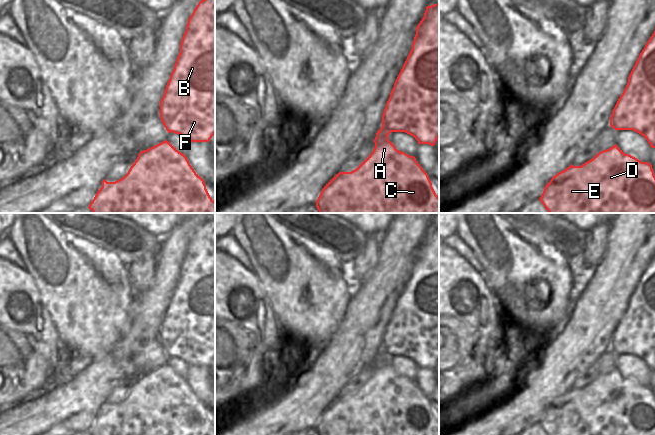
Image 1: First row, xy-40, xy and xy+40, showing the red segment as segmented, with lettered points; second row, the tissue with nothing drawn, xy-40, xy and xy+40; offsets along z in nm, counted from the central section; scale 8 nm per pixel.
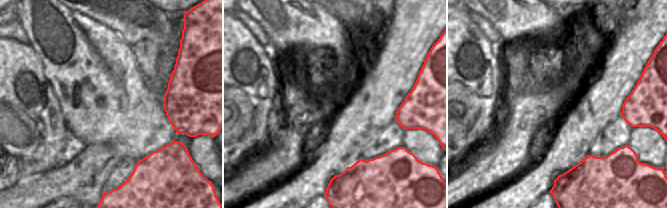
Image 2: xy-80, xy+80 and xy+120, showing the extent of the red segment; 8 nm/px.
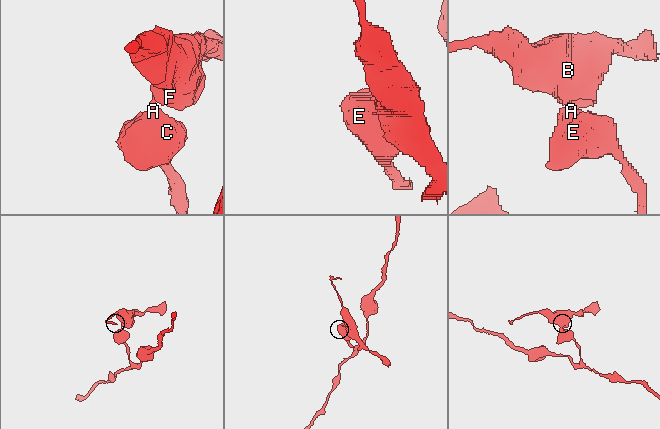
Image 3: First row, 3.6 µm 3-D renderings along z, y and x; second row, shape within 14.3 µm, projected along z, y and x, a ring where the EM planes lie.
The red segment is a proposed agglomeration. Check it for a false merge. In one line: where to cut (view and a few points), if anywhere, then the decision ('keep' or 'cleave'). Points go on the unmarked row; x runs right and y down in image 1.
xy (374, 363), (387, 364) | cleave

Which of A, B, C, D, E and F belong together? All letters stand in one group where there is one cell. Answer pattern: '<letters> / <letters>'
A C D E / B F

